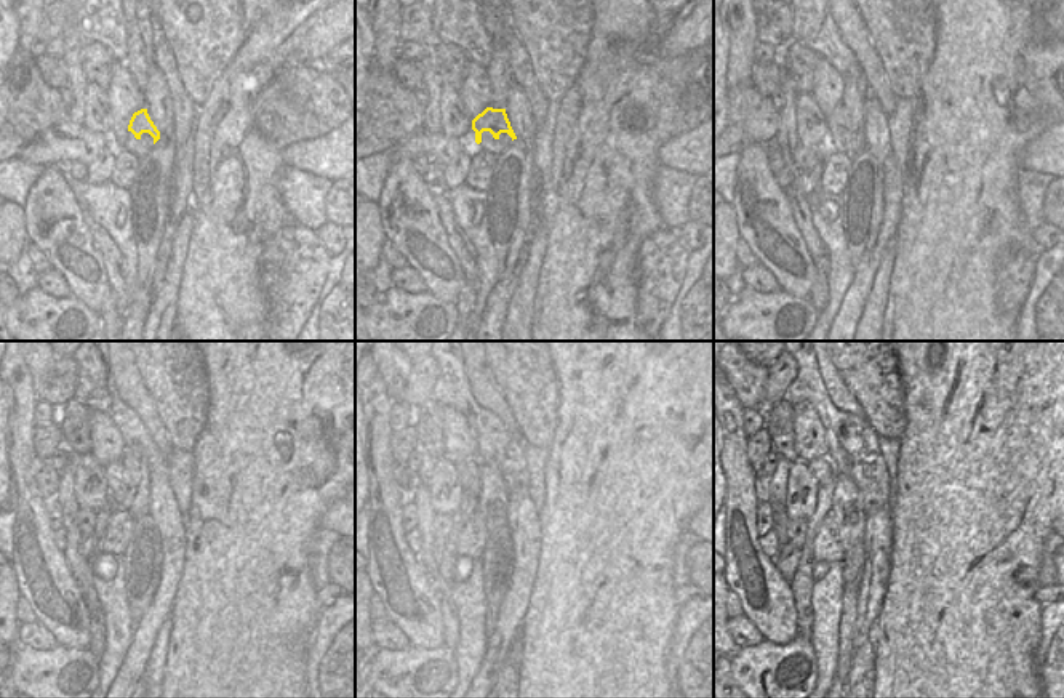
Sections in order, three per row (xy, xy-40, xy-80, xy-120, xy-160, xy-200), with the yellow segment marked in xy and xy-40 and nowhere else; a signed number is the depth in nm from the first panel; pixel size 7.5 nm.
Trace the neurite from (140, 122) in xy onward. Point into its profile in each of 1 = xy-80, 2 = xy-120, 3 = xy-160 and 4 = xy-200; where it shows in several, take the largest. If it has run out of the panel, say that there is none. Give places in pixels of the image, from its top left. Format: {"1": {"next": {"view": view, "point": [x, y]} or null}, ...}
{"1": {"next": {"view": "xy-80", "point": [839, 120]}}, "2": {"next": {"view": "xy-120", "point": [116, 474]}}, "3": {"next": {"view": "xy-160", "point": [469, 471]}}, "4": {"next": {"view": "xy-200", "point": [821, 468]}}}

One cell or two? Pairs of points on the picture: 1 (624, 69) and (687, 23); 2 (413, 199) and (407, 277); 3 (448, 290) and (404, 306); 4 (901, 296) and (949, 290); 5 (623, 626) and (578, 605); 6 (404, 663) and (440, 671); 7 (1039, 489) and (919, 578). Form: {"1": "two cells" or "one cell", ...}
{"1": "two cells", "2": "two cells", "3": "two cells", "4": "one cell", "5": "one cell", "6": "one cell", "7": "one cell"}

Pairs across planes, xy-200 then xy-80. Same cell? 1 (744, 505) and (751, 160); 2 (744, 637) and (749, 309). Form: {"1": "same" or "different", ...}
{"1": "same", "2": "different"}

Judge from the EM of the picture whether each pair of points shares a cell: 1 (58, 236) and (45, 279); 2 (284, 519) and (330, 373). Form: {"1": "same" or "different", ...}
{"1": "different", "2": "same"}

